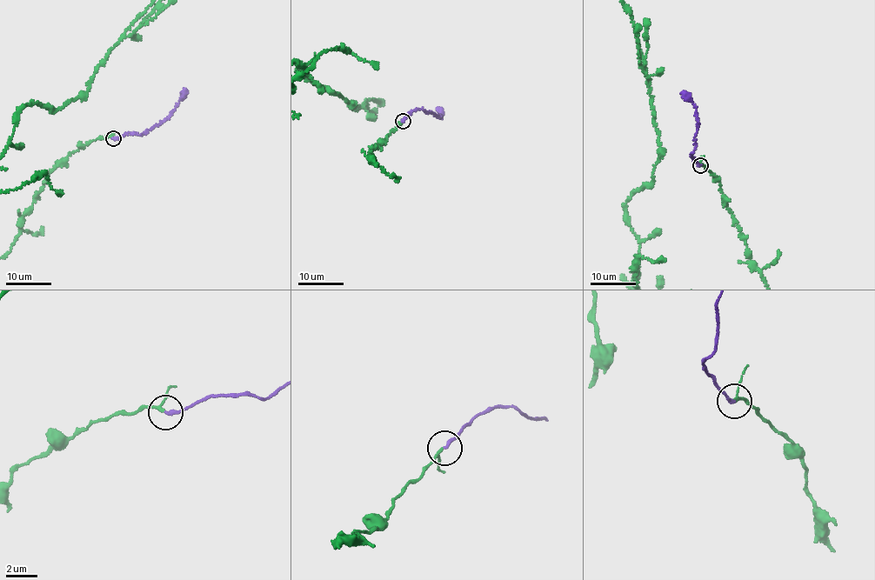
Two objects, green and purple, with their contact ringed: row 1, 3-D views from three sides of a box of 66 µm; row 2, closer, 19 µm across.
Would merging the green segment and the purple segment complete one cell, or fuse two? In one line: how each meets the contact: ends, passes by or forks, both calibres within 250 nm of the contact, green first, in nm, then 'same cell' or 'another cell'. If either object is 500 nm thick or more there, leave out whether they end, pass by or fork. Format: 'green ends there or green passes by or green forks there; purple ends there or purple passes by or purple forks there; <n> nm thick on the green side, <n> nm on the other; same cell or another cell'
green passes by; purple ends there; 140 nm thick on the green side, 200 nm on the other; same cell

